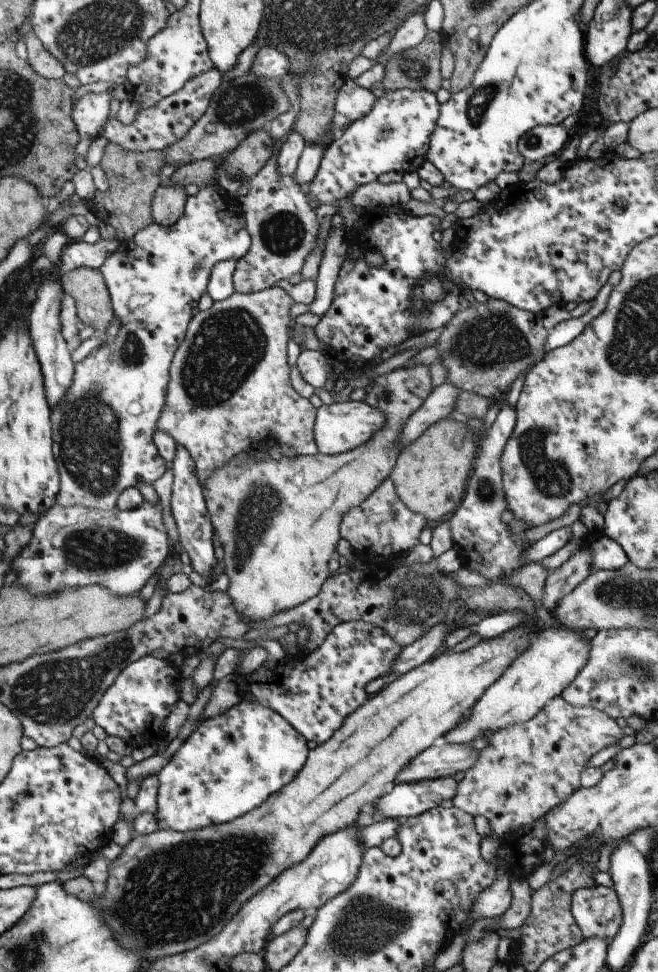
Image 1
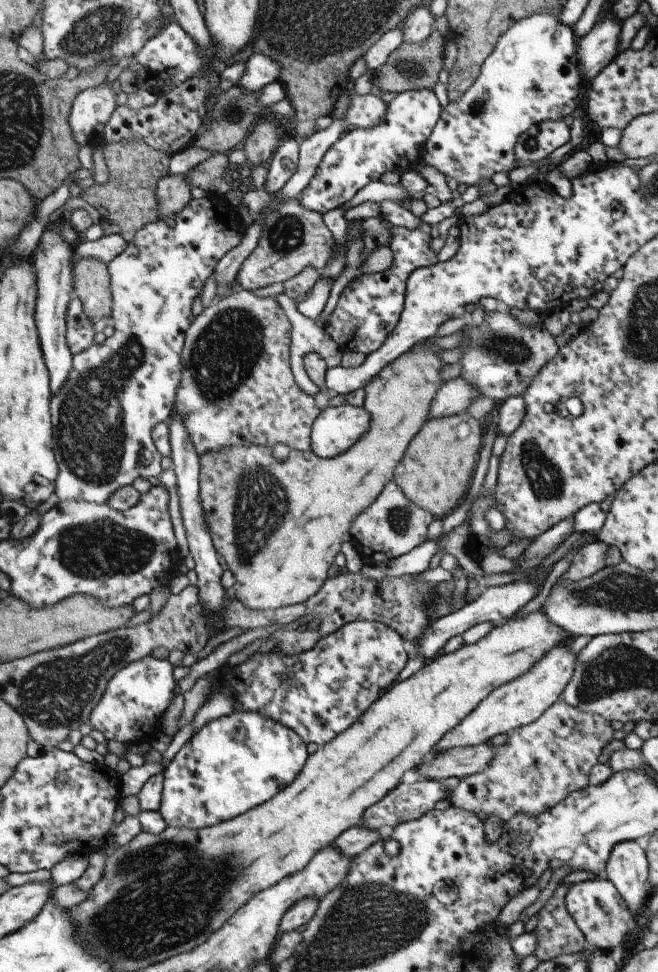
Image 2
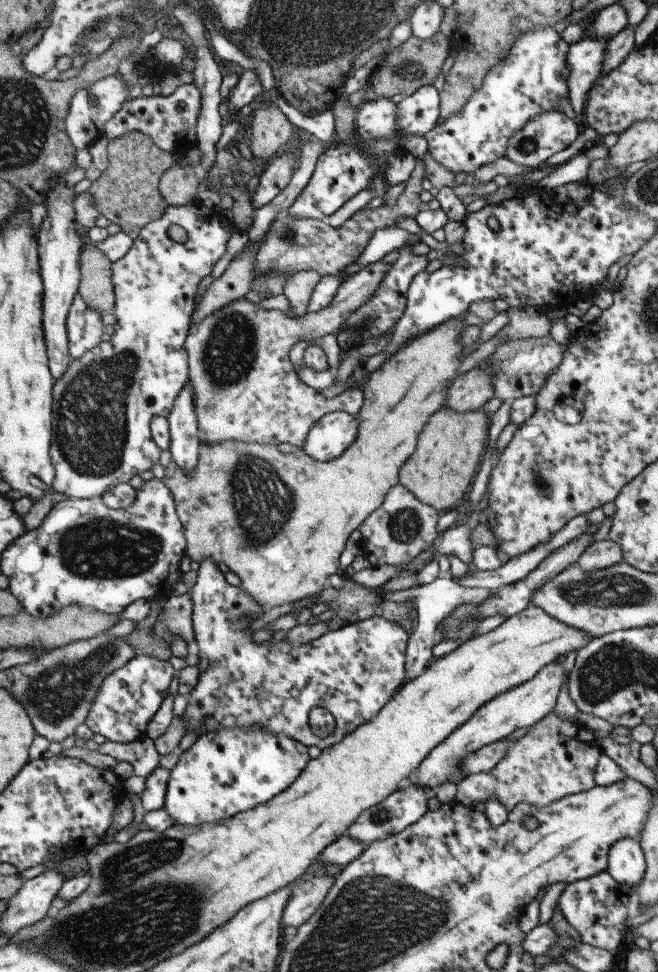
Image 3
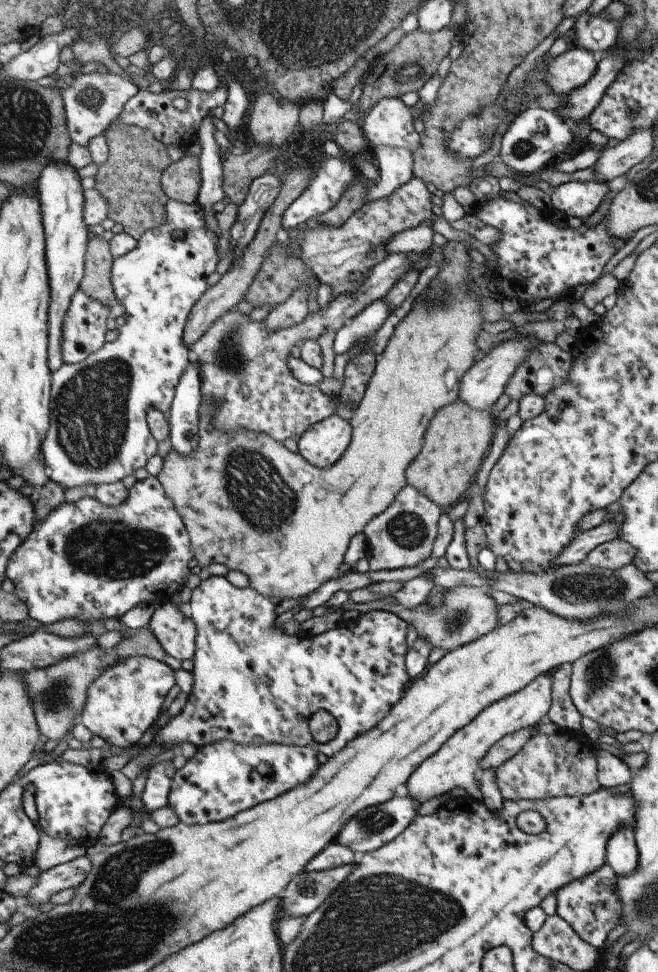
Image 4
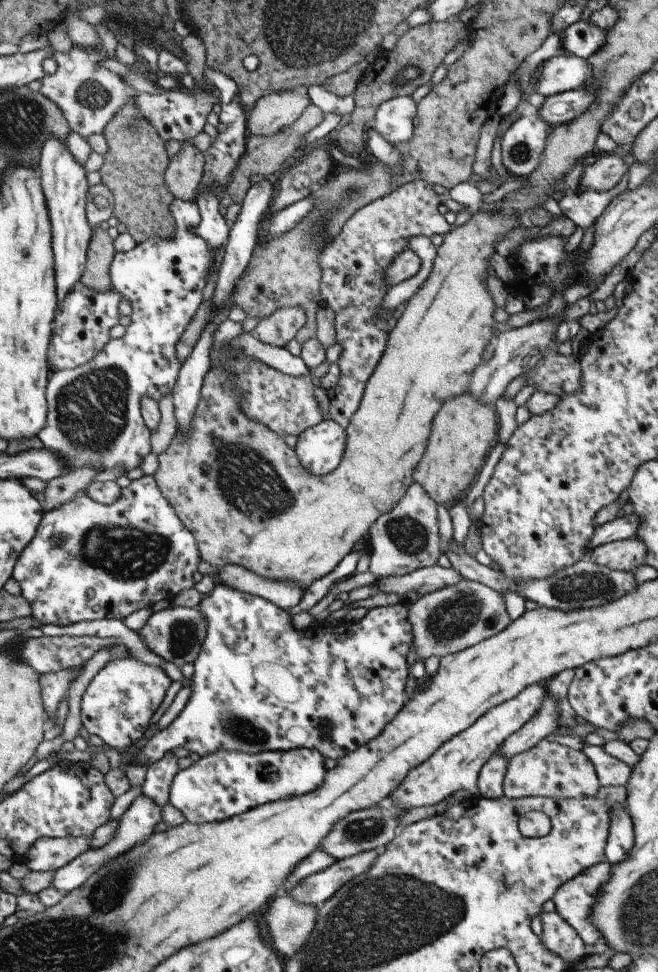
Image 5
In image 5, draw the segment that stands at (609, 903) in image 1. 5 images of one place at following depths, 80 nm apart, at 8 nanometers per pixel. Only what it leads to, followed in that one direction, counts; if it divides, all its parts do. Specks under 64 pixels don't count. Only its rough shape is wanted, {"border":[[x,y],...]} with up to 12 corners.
{"border":[[603,859],[566,880],[554,910],[584,945],[601,942],[590,921],[610,864]]}

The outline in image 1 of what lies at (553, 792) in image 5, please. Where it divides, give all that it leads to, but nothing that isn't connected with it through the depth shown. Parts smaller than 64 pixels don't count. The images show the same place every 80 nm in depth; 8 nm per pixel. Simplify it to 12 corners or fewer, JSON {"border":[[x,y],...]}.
{"border":[[556,696],[489,746],[451,804],[501,839],[627,733]]}

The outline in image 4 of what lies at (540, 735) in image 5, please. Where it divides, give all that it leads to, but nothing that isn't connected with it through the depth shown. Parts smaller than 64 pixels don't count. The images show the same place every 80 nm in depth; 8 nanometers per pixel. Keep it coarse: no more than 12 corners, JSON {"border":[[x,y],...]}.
{"border":[[535,725],[500,738],[479,761],[479,770],[494,769],[516,755]]}

